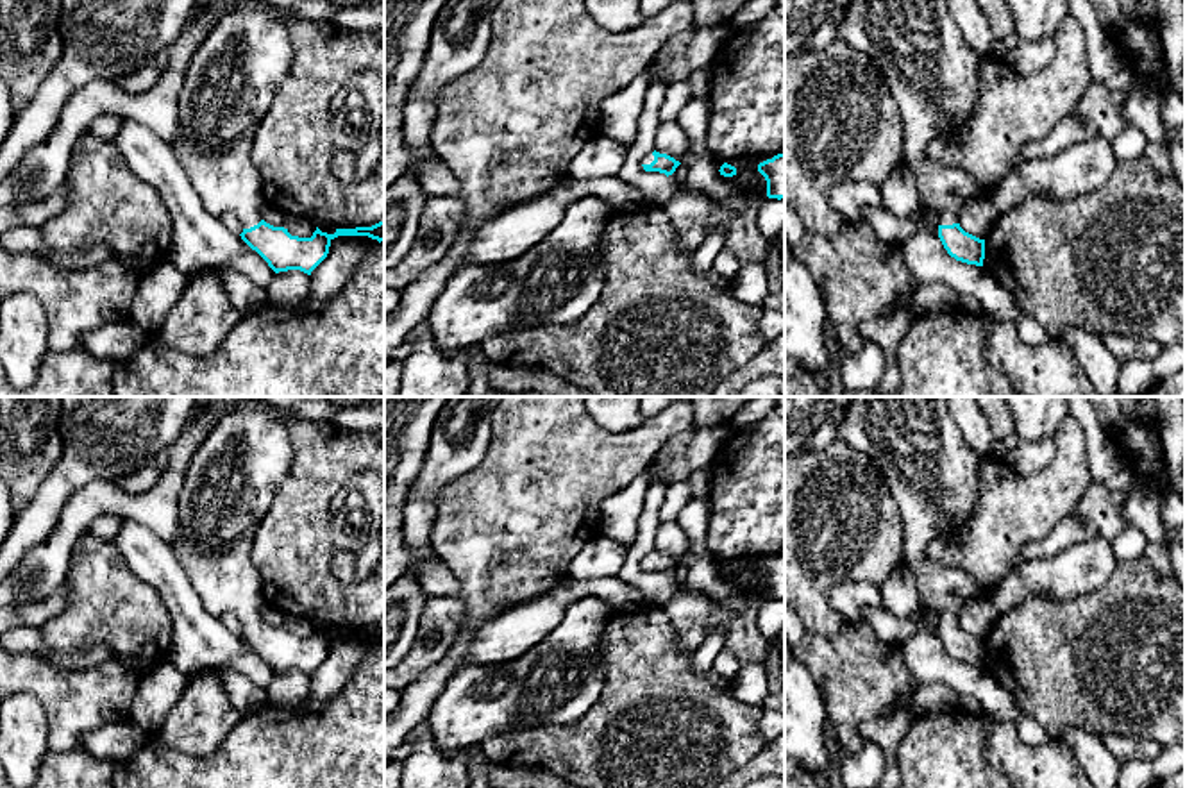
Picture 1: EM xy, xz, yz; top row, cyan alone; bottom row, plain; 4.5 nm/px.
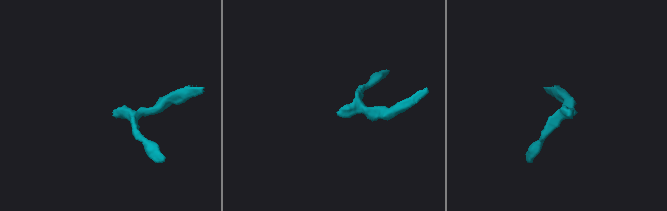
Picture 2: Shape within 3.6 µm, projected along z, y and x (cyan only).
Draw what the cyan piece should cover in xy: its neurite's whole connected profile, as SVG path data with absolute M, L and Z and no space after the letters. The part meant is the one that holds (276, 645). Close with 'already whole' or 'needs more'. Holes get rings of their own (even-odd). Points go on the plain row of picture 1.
M248 397L240 407L220 416L188 465L177 502L182 534L170 547L209 615L222 618L223 613L234 613L243 624L241 640L275 674L300 670L311 675L338 636L368 636L384 641L384 620L372 627L336 629L334 634L316 627L311 638L298 638L261 618L265 590L250 549L259 524L290 474L293 457L290 427L275 415L275 406L263 397Z | needs more

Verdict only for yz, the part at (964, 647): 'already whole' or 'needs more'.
needs more

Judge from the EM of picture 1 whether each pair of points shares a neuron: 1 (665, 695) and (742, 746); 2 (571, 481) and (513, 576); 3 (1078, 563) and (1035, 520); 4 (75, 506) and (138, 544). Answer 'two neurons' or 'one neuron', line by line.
1: one neuron
2: one neuron
3: two neurons
4: two neurons

